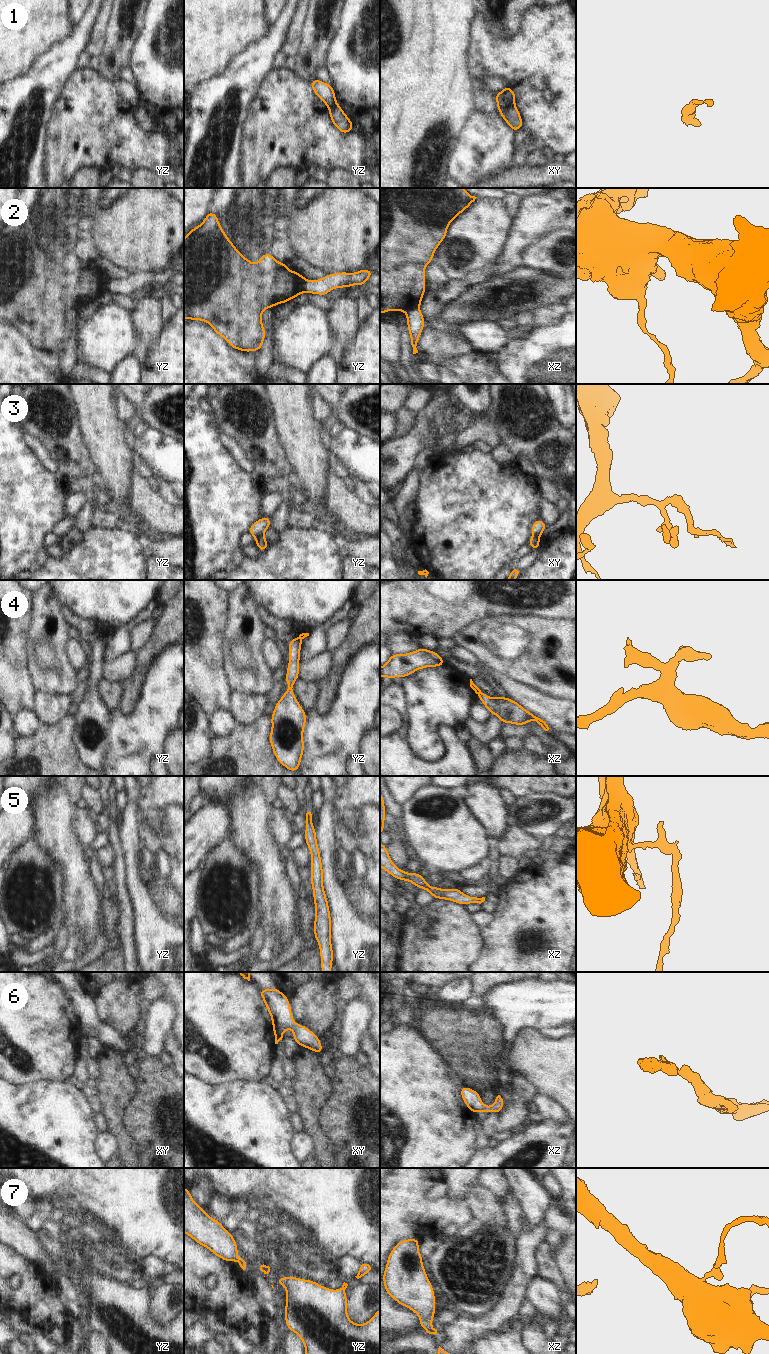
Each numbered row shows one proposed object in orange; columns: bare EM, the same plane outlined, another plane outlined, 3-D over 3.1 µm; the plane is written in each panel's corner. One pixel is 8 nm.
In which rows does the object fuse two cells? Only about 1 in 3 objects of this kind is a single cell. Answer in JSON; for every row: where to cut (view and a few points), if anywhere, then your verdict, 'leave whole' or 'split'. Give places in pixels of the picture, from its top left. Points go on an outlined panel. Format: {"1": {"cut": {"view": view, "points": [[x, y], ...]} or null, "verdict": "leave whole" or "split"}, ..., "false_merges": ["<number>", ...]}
{"1": {"cut": {"view": "xy", "points": [[513, 104], [497, 108]]}, "verdict": "split"}, "2": {"cut": {"view": "xz", "points": [[418, 308], [406, 312]]}, "verdict": "split"}, "3": {"cut": {"view": "yz", "points": [[262, 535], [255, 539]]}, "verdict": "split"}, "4": {"cut": null, "verdict": "leave whole"}, "5": {"cut": {"view": "yz", "points": [[306, 818], [311, 820]]}, "verdict": "split"}, "6": {"cut": null, "verdict": "leave whole"}, "7": {"cut": null, "verdict": "leave whole"}, "false_merges": ["1", "2", "3", "5"]}

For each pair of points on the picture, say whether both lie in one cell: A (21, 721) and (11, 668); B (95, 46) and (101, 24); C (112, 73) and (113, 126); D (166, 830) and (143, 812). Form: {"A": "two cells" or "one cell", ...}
{"A": "two cells", "B": "one cell", "C": "two cells", "D": "one cell"}

